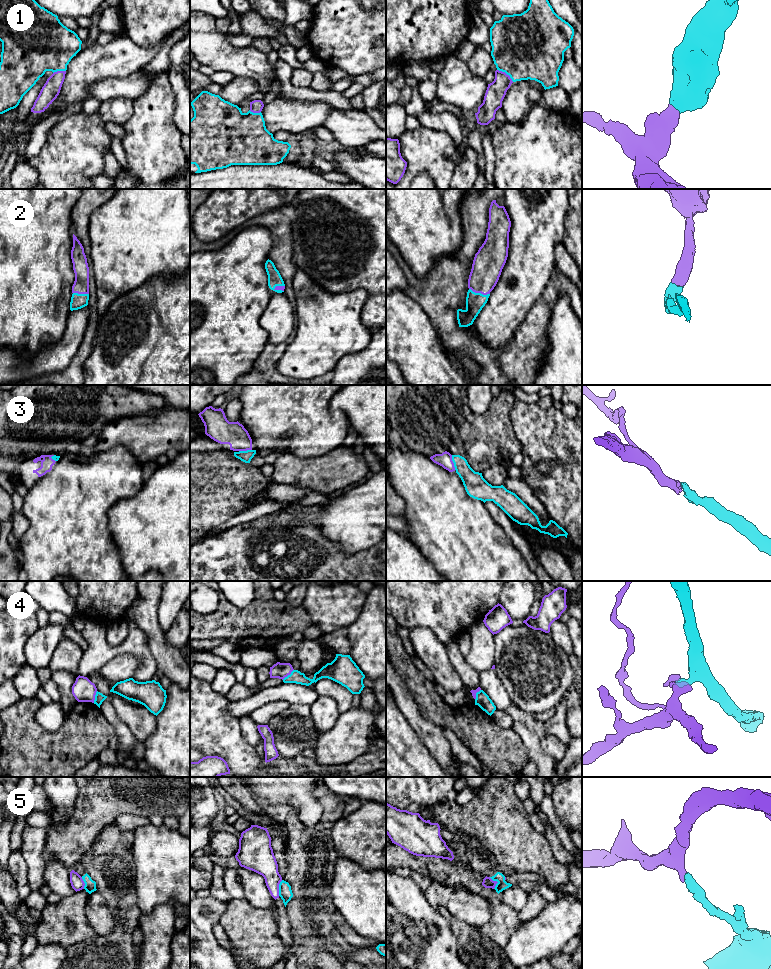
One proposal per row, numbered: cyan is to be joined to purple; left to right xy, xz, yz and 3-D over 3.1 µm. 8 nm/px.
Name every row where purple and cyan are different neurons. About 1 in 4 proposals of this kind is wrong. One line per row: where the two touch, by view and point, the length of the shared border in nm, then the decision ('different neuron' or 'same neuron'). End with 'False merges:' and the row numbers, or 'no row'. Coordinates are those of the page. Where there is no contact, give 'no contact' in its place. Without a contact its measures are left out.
1: meets purple in yz at (505, 73); contact 170 nm long; same neuron
2: meets purple in yz at (479, 292); contact 180 nm long; same neuron
3: meets purple in yz at (452, 462); contact 120 nm long; same neuron
4: meets purple in xz at (288, 674); contact 130 nm long; different neuron
5: meets purple in xz at (278, 888); contact 130 nm long; different neuron
False merges: 4, 5

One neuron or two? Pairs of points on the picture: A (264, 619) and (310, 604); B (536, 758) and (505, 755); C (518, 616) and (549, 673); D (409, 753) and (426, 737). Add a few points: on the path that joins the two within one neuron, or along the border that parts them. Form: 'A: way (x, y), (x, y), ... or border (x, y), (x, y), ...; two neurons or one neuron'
A: border (302, 605), (312, 623); two neurons
B: border (519, 736), (527, 756), (532, 762); two neurons
C: border (522, 621), (513, 623); two neurons
D: border (407, 722), (419, 741), (435, 760); two neurons

